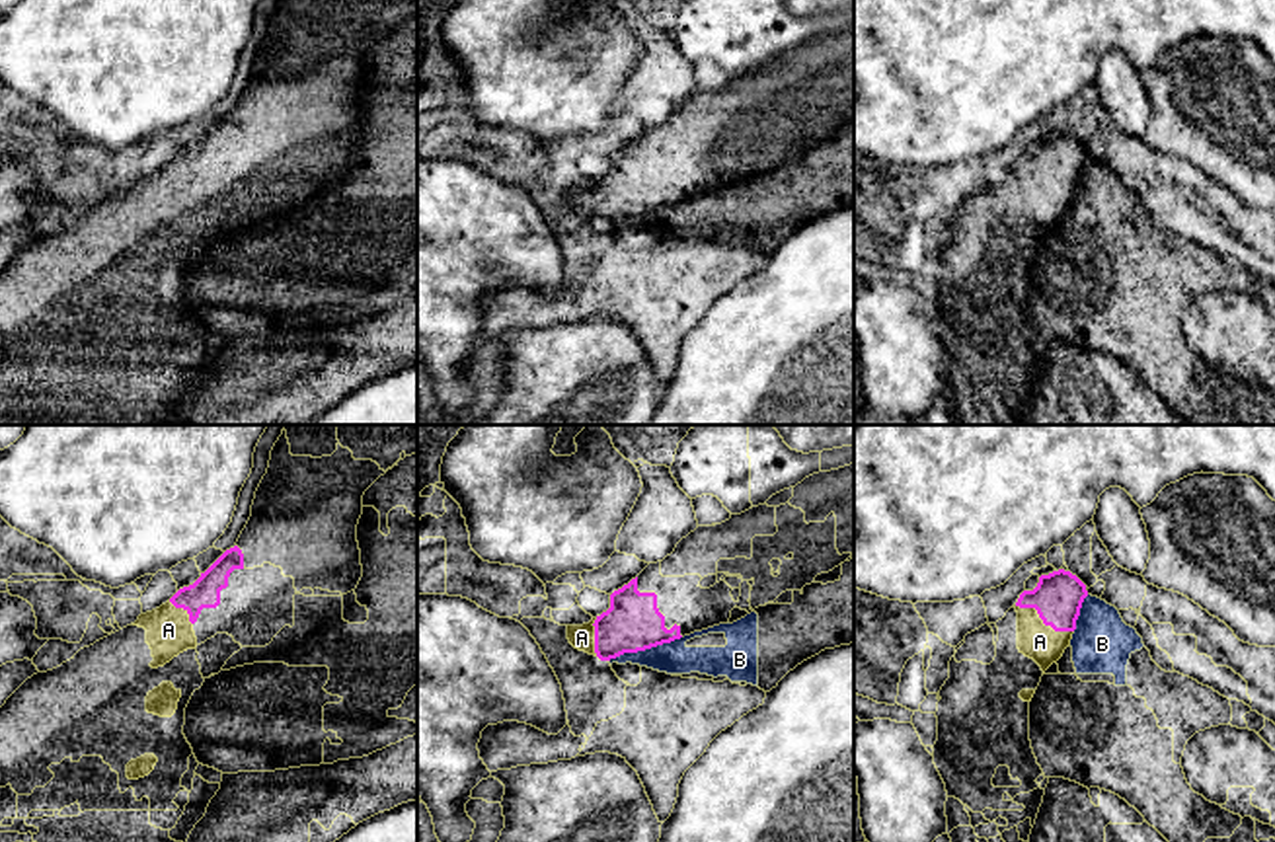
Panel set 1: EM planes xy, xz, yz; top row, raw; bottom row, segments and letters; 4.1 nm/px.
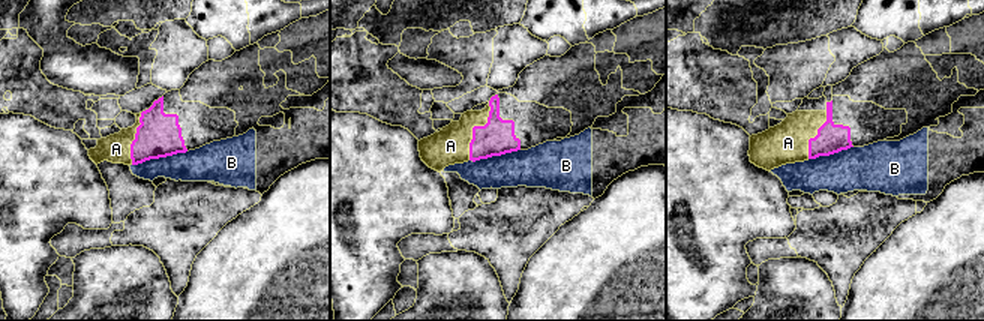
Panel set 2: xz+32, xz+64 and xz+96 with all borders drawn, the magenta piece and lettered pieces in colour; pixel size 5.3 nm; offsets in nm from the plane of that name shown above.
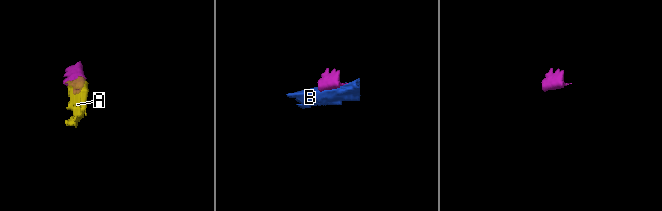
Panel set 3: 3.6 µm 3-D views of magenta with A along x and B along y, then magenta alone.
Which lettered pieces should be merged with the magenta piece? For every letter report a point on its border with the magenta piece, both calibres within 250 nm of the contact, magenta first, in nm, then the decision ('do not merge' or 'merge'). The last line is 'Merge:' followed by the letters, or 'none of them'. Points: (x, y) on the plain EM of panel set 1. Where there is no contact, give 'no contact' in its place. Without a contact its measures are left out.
A: yz (1043, 186) | 200/150 nm | merge
B: xz (644, 213) | 240/140 nm | do not merge
Merge: A

